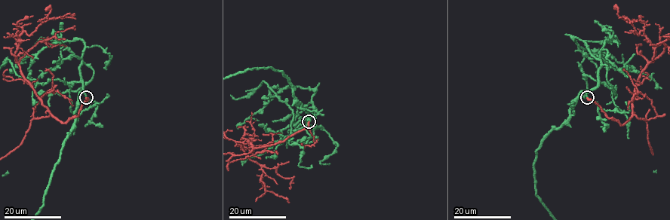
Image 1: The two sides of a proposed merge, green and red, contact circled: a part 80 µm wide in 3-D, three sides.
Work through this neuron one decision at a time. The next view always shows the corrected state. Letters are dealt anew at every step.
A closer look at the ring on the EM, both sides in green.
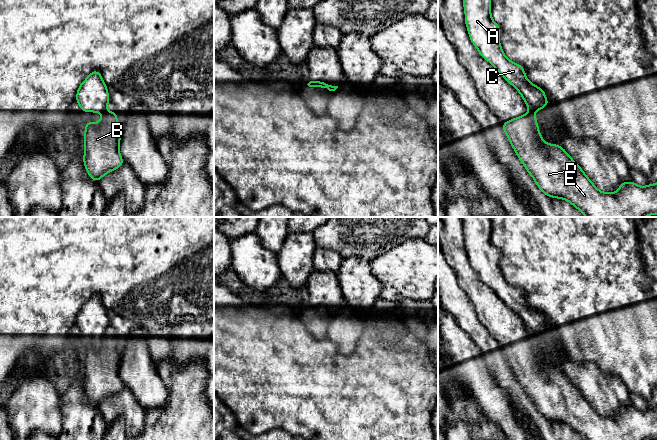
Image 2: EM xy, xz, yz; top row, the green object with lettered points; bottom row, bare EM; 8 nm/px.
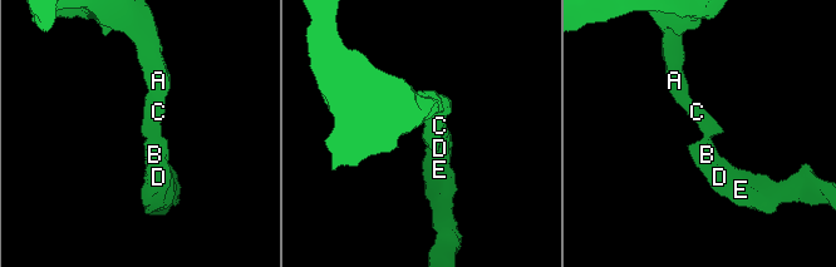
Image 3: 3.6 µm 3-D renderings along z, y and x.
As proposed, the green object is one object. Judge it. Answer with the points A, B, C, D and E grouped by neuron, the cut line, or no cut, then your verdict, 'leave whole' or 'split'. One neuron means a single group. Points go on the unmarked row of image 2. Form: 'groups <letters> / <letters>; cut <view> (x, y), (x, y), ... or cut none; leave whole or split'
groups A C / B D E; cut yz (529, 335), (533, 336); split

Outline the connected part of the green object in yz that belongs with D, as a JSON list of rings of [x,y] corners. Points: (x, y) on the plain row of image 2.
[[[534,336],[502,347],[502,352],[518,382],[545,419],[567,424],[584,440],[657,439],[657,407],[641,411],[629,405],[622,406],[615,417],[599,415],[562,370],[544,366]]]

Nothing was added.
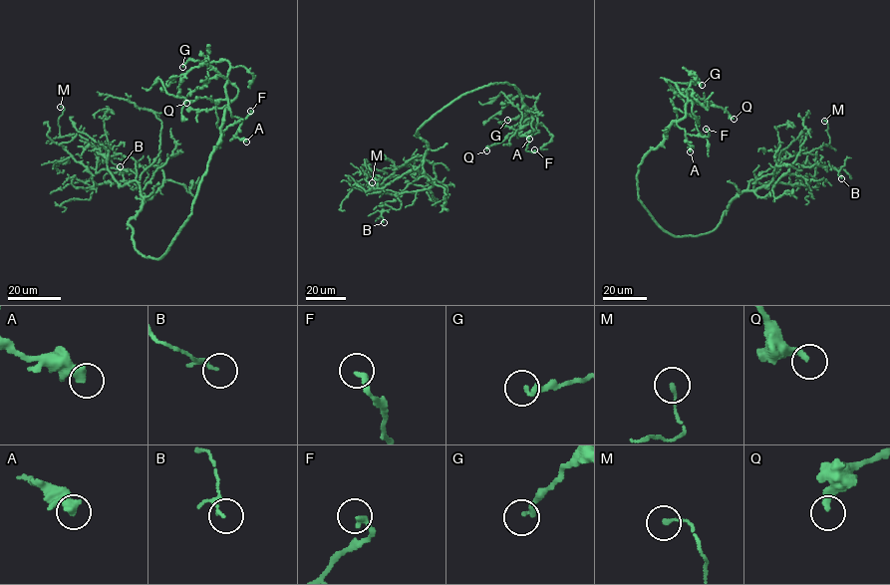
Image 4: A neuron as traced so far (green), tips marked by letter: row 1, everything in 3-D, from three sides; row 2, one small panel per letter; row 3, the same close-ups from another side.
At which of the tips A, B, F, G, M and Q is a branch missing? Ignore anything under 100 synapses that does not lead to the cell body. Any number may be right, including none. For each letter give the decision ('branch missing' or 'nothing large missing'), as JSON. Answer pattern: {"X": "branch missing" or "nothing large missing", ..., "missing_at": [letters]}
{"A": "nothing large missing", "B": "nothing large missing", "F": "nothing large missing", "G": "nothing large missing", "M": "nothing large missing", "Q": "nothing large missing", "missing_at": []}

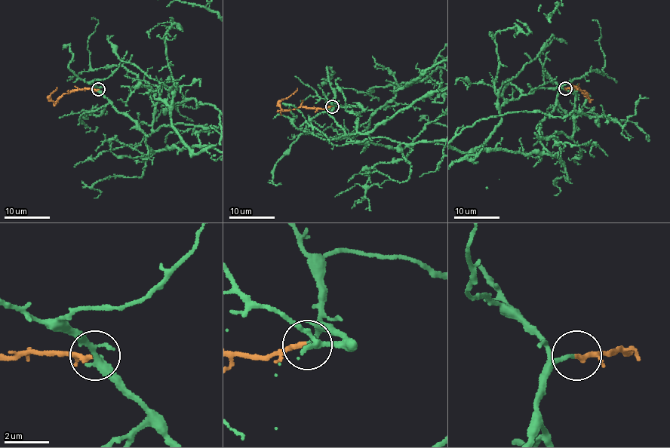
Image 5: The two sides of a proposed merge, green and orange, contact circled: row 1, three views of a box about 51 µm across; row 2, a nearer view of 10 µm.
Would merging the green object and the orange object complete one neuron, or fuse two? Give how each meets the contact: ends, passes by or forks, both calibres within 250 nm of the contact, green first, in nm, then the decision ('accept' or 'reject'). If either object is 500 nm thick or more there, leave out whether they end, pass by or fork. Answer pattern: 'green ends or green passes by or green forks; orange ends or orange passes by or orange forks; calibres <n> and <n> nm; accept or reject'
green ends; orange ends; calibres 170 and 220 nm; accept

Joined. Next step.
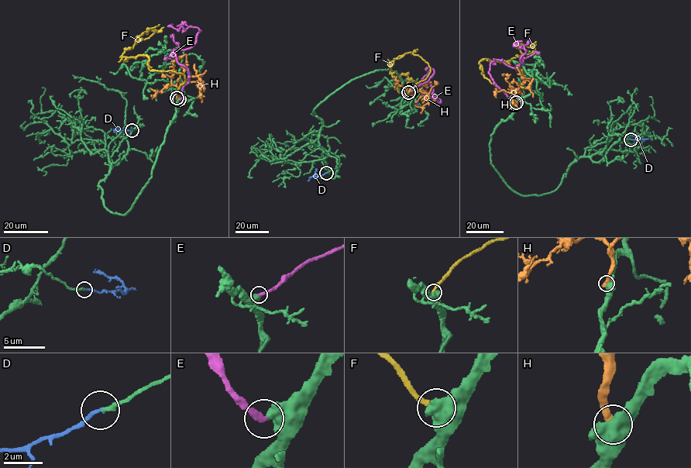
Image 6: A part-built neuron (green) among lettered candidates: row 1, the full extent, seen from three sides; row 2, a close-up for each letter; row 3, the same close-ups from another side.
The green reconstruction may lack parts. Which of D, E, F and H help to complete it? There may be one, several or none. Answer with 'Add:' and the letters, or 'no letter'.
Add: D

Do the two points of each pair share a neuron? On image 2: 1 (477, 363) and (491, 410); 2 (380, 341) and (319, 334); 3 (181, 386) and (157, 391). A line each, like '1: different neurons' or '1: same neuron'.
1: same neuron
2: different neurons
3: different neurons

